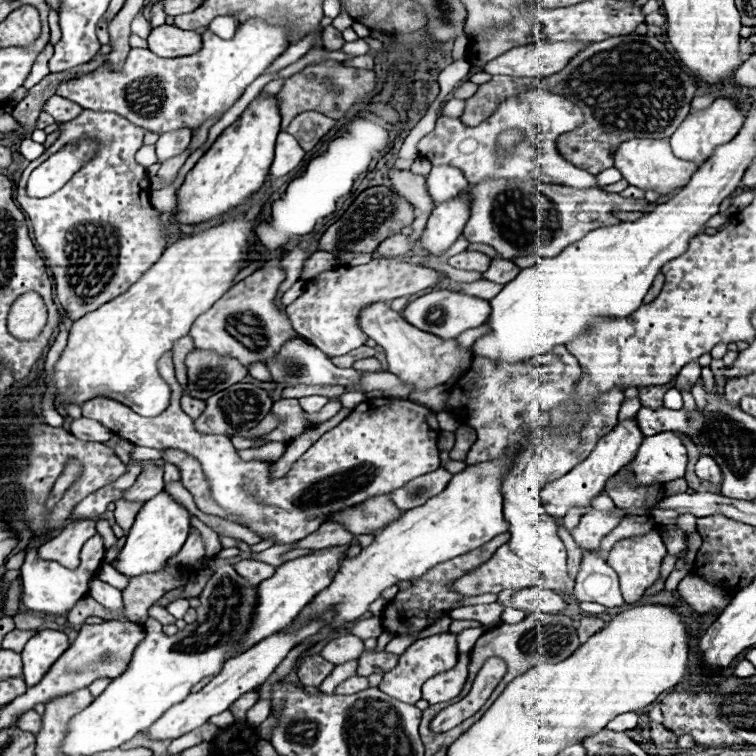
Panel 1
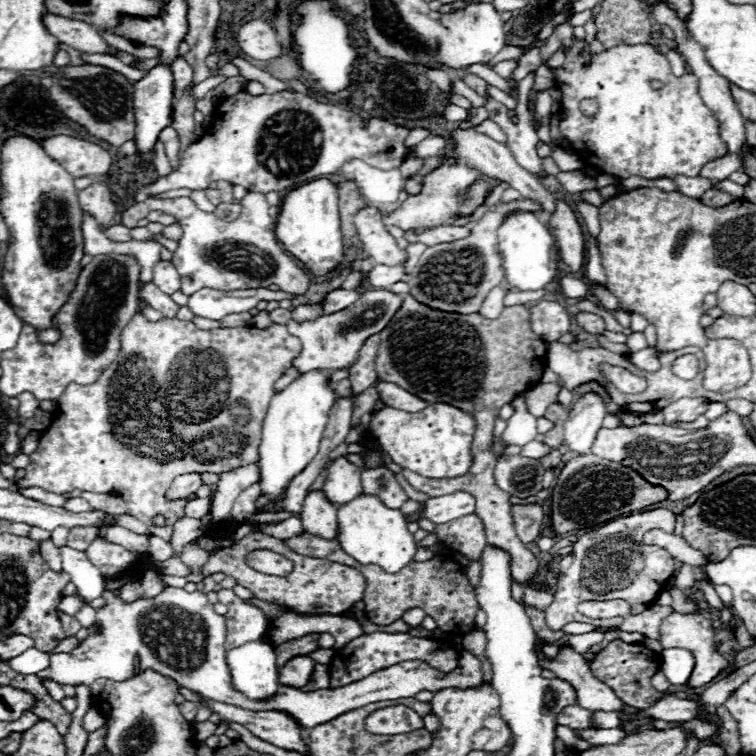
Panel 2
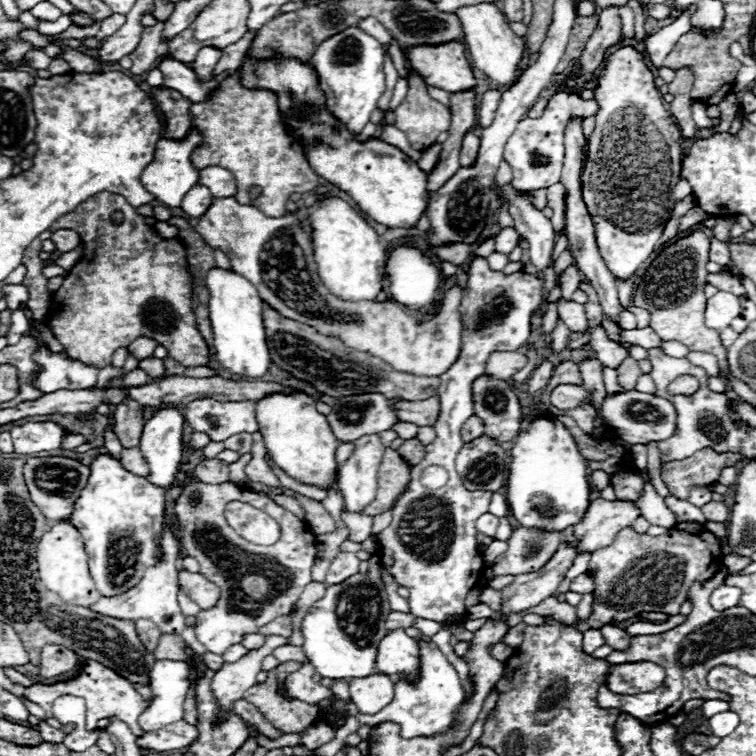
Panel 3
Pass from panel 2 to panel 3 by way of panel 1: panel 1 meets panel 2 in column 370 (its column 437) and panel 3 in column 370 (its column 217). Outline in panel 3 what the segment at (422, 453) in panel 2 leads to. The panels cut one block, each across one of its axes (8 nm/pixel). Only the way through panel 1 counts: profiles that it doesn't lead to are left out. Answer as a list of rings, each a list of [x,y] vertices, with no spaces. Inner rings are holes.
[[[364,436],[354,442],[356,450],[340,466],[338,486],[348,512],[362,512],[376,496],[376,474],[382,462],[384,444],[380,436]]]

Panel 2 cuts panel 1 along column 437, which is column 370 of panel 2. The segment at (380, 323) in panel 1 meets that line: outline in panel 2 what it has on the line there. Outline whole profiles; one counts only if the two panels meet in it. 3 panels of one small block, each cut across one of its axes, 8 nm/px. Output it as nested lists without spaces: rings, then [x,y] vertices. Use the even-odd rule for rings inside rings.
[[[370,336],[364,342],[364,348],[360,348],[360,354],[356,358],[356,362],[348,368],[348,380],[352,384],[352,394],[360,394],[366,388],[374,386],[378,382],[376,378],[376,370],[374,370],[374,362],[376,362],[376,352],[380,346],[380,336]]]

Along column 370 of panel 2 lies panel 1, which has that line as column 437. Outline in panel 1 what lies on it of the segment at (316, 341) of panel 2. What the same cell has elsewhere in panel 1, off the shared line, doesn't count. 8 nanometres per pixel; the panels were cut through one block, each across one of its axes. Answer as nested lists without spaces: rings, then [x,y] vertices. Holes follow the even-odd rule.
[[[434,290],[426,296],[416,298],[414,302],[410,302],[404,308],[404,316],[406,320],[430,334],[436,334],[440,338],[458,338],[464,330],[468,328],[478,328],[488,320],[490,314],[490,302],[478,296],[468,296],[462,292],[454,292],[454,290]]]

